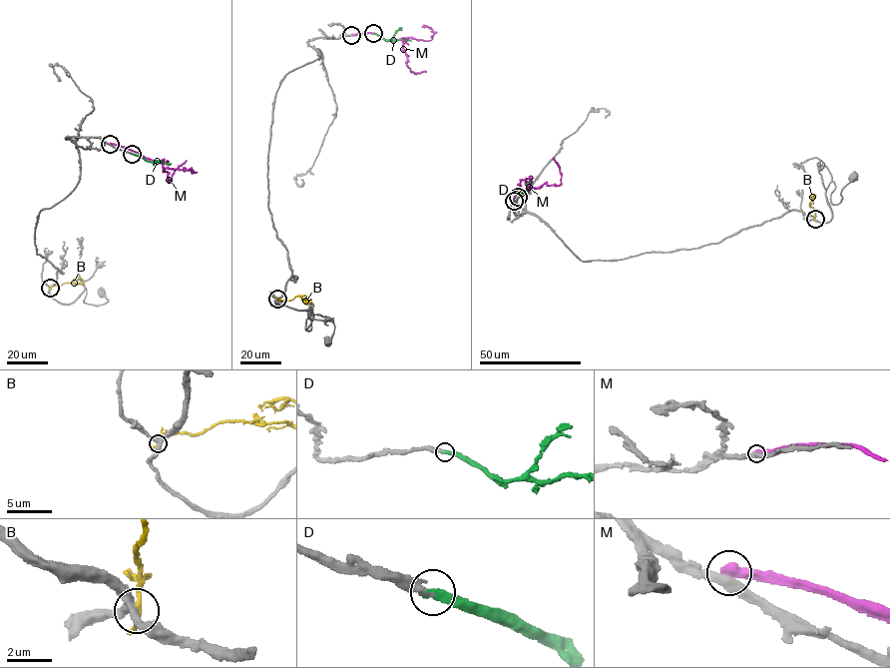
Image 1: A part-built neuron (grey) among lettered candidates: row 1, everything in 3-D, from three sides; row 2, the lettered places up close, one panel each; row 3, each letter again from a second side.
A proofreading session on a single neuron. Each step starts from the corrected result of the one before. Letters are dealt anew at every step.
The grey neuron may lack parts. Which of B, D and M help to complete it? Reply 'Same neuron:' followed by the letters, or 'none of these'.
Same neuron: D

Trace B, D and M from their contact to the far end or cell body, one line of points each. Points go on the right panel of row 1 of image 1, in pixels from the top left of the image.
B: (815, 219), (815, 211), (809, 203), (814, 195)
D: (518, 197), (527, 192), (529, 181)
M: (514, 201), (515, 196), (525, 190), (527, 186), (534, 188), (544, 184), (559, 185), (561, 173), (553, 157)

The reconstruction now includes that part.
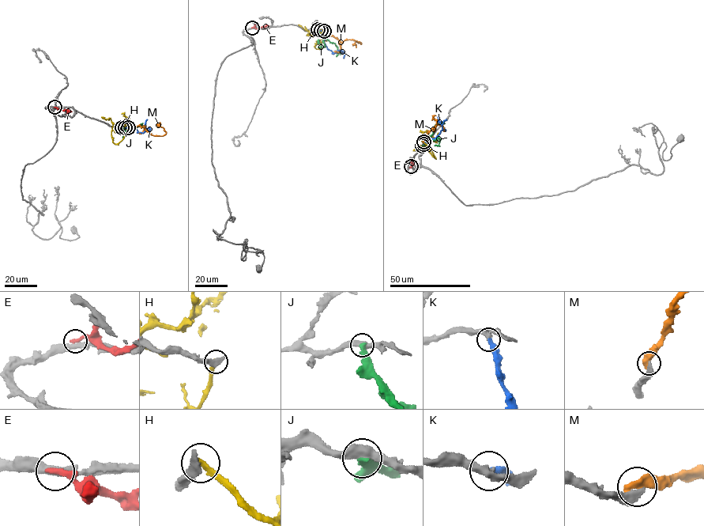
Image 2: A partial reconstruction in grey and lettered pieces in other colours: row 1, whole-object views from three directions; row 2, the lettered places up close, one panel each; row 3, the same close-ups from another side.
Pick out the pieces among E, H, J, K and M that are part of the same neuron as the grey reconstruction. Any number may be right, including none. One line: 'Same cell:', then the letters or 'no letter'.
Same cell: K

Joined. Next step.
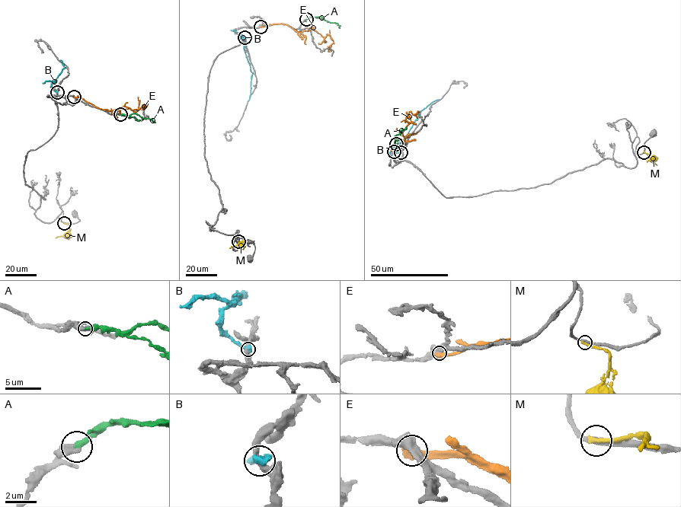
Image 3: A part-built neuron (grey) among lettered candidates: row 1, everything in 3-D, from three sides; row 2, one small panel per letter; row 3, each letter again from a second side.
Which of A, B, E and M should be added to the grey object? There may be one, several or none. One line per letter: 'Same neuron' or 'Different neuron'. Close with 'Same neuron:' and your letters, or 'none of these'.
A: Same neuron
B: Different neuron
E: Different neuron
M: Different neuron
Same neuron: A

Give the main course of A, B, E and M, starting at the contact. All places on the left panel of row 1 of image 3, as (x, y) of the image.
A: (120, 115), (136, 113), (155, 121)
B: (57, 92), (51, 85), (63, 68), (62, 61), (59, 60)
E: (74, 97), (109, 110), (126, 106), (132, 110), (139, 109), (148, 104), (145, 107), (142, 105)
M: (64, 223), (68, 224), (69, 228), (62, 235), (55, 237)

